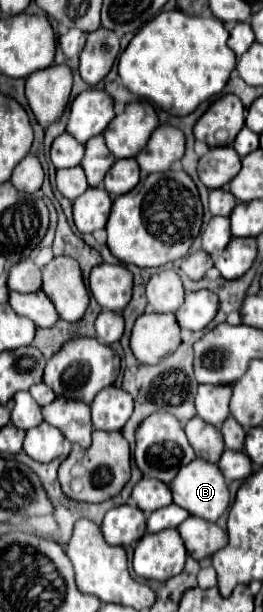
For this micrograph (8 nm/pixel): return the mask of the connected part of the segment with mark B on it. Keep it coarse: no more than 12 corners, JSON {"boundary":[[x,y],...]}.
{"boundary":[[194,459],[172,481],[174,503],[216,521],[228,507],[218,465]]}

